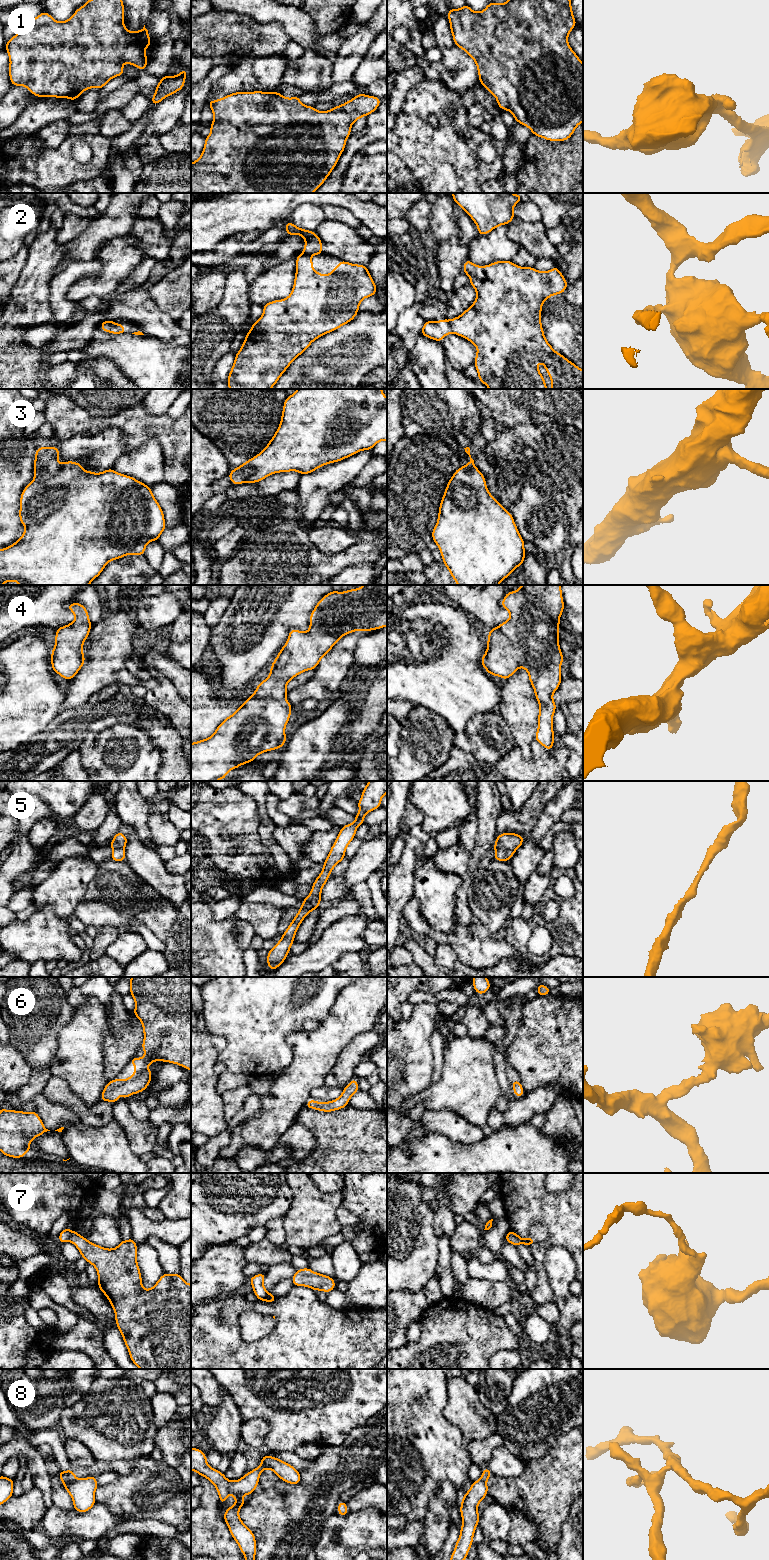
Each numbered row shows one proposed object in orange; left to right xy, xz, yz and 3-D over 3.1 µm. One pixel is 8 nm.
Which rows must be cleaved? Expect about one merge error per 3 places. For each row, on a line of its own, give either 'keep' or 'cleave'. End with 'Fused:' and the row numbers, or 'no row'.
1: keep
2: keep
3: cleave
4: keep
5: keep
6: keep
7: cleave
8: cleave
Fused: 3, 7, 8

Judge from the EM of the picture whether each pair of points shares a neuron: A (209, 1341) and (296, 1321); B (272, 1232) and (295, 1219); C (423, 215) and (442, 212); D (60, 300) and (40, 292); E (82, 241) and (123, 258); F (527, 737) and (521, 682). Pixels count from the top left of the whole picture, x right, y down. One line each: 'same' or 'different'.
A: same
B: different
C: different
D: different
E: different
F: same

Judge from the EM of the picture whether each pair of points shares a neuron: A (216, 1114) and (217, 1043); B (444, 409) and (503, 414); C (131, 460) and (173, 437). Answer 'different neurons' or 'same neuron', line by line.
A: same neuron
B: different neurons
C: different neurons

